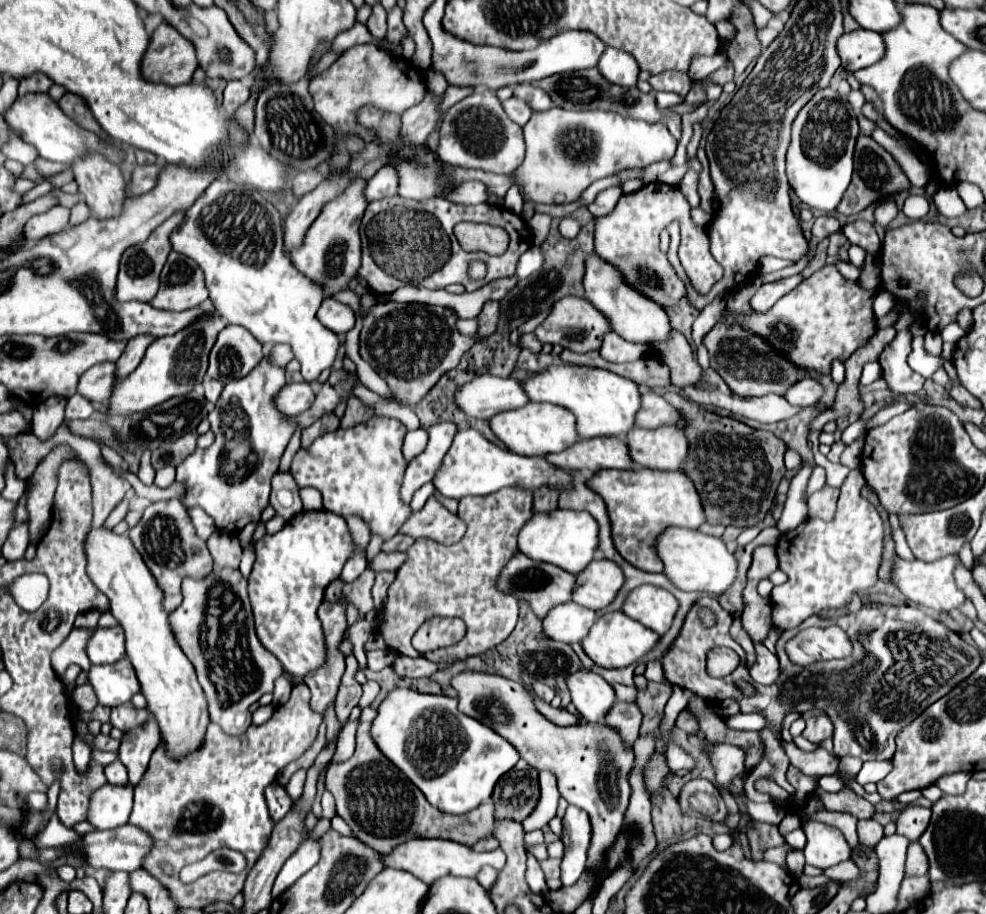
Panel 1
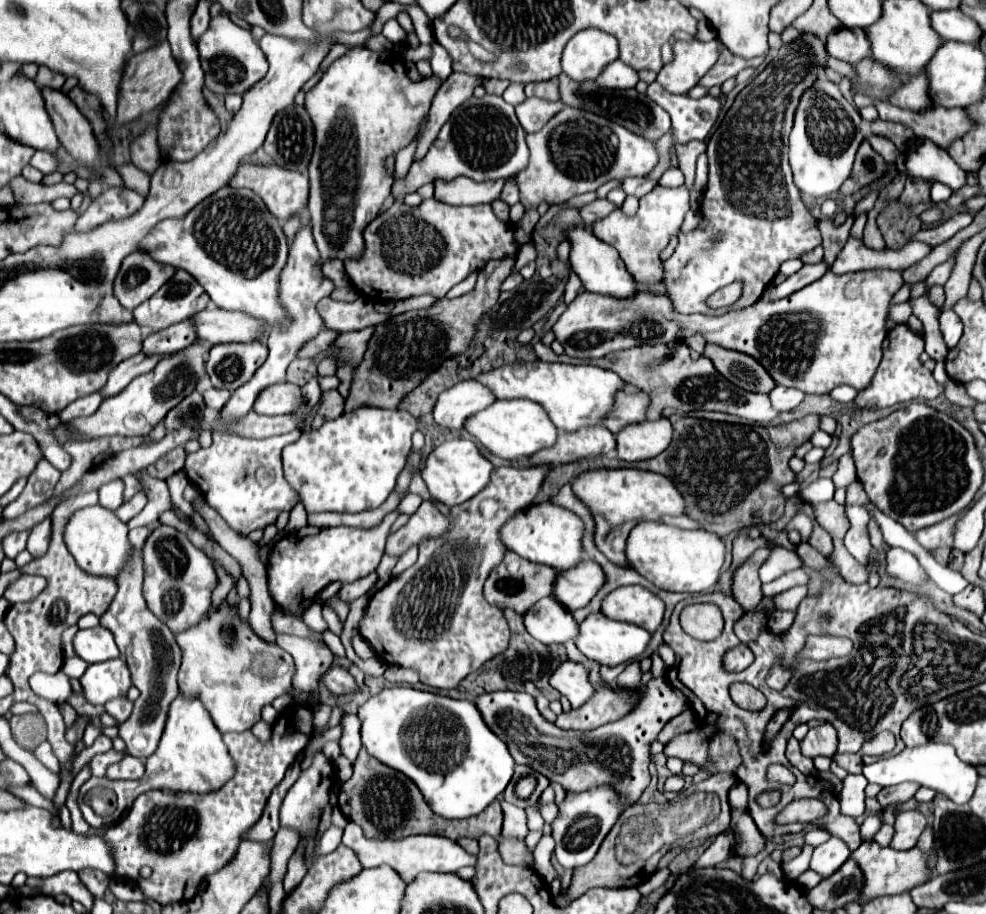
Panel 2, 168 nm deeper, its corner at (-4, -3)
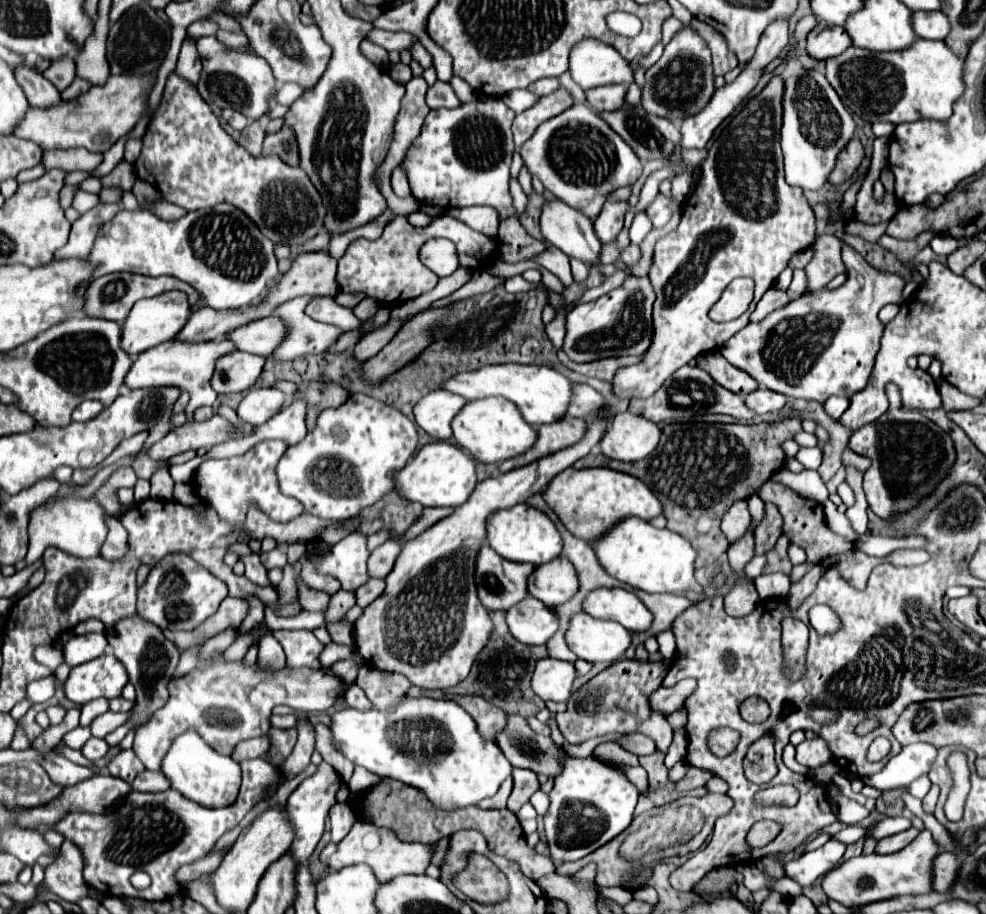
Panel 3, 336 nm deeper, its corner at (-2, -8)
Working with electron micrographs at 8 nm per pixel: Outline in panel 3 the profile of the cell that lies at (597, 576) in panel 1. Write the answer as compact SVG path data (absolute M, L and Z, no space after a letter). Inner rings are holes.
M566 557L536 565L528 577L528 593L548 607L566 603L578 591L578 575Z

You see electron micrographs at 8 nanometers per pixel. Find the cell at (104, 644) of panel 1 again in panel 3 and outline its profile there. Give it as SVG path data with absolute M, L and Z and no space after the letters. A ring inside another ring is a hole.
M86 633L86 635L74 635L64 645L64 661L74 667L82 665L86 661L92 661L106 653L108 641L104 633Z

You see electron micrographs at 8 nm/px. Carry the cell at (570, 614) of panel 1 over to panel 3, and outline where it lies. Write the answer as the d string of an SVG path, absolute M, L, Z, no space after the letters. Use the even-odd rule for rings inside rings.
M526 597L506 611L506 623L514 639L526 645L546 645L558 631L558 619L552 609L534 597Z

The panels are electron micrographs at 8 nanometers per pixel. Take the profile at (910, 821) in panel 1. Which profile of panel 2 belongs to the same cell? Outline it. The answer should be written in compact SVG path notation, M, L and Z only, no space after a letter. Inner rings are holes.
M908 810L908 812L896 814L894 838L892 838L890 846L894 850L910 850L910 848L914 848L920 834L926 830L926 826L928 826L928 818L918 810Z

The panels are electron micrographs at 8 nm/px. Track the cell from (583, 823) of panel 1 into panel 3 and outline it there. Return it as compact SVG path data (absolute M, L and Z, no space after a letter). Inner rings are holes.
M594 757L586 759L562 759L562 771L554 777L554 787L550 791L550 807L544 815L546 821L546 841L556 863L578 861L604 843L620 835L634 815L638 801L638 789L624 771L604 765Z

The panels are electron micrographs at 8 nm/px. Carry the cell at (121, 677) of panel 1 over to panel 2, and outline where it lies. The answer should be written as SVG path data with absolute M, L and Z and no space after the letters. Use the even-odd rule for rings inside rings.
M108 660L102 664L92 664L80 678L84 696L90 704L106 704L108 700L122 698L132 686L130 670L126 660Z

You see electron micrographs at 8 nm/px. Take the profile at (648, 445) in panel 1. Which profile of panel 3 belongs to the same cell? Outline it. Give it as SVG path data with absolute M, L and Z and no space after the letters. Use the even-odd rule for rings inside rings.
M618 413L606 435L600 441L600 449L606 457L618 461L638 461L652 453L660 441L660 427L640 415Z

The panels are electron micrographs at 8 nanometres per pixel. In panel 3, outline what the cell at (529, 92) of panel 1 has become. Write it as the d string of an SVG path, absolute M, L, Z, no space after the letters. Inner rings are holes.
M552 77L552 79L540 79L540 81L532 83L528 89L530 89L532 93L536 93L536 95L550 95L550 93L554 93L558 87L560 87L558 79Z

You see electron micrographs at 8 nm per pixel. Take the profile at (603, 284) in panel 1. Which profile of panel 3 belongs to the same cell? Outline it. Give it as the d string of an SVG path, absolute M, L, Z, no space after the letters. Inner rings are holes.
M554 199L544 203L540 231L548 243L564 251L568 257L576 257L586 265L598 261L602 243L596 239L592 221L564 201Z

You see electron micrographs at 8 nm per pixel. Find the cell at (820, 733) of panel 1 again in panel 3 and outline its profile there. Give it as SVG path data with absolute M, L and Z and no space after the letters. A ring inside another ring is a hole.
M814 737L814 739L806 739L804 743L800 743L796 747L796 761L808 769L816 769L824 763L828 763L832 757L828 753L828 745L824 739Z

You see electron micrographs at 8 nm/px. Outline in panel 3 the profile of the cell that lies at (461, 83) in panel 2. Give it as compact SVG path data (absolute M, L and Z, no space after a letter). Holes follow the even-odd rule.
M396 167L394 173L392 173L392 189L394 189L394 195L396 195L396 197L408 197L408 195L410 195L408 181L406 181L404 171L402 171L400 167Z

